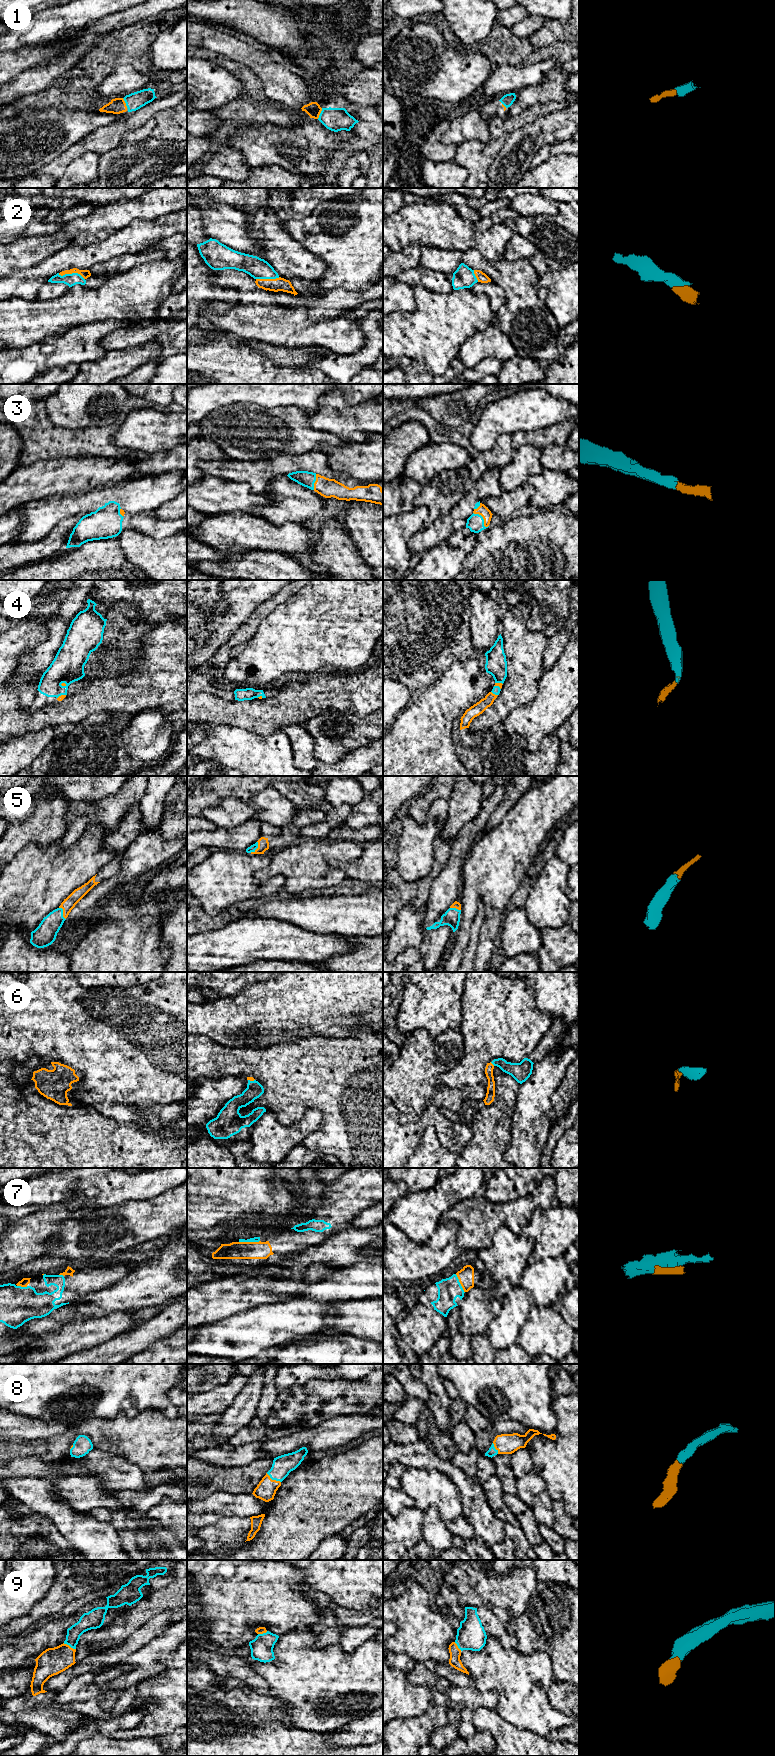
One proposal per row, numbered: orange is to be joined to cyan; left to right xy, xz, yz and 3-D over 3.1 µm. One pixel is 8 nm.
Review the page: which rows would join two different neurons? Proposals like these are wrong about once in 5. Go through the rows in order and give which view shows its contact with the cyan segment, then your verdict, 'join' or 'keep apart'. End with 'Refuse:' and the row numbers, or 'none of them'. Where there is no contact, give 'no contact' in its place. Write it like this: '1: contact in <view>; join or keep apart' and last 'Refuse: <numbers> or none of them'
1: contact in xz; join
2: contact in xy; join
3: contact in yz; join
4: contact in yz; join
5: contact in xz; join
6: contact in yz; join
7: contact in xz; join
8: contact in xz; join
9: contact in xy; join
Refuse: none of them

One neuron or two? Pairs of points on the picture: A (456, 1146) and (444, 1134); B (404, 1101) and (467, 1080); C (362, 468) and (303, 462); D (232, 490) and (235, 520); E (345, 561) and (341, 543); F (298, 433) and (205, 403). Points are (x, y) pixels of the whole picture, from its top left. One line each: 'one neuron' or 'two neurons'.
A: one neuron
B: two neurons
C: two neurons
D: two neurons
E: one neuron
F: two neurons

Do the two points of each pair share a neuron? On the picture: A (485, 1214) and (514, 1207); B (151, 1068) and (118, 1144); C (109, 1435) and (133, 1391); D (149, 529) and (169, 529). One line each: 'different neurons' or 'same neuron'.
A: same neuron
B: different neurons
C: different neurons
D: same neuron

